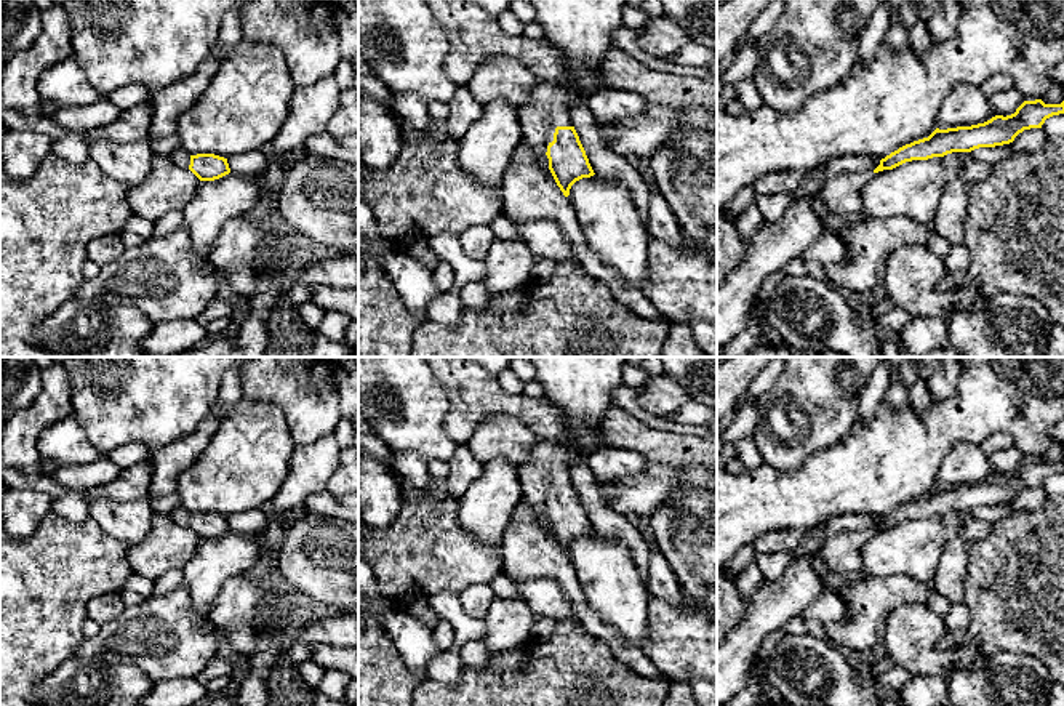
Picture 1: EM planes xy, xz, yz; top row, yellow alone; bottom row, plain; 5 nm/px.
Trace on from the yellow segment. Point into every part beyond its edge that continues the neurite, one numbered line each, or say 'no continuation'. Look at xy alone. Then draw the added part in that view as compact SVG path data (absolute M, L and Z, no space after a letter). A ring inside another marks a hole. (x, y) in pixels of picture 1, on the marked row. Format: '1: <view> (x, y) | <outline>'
1: xy (180, 157) | M178 147L174 152L171 152L170 160L178 168L189 168L189 165L190 165L190 154L187 154L182 147Z

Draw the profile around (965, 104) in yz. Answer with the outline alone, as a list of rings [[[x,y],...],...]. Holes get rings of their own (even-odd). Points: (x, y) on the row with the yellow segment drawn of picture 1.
[[[957,85],[944,98],[938,110],[939,130],[971,126],[995,117],[989,96],[974,85]]]

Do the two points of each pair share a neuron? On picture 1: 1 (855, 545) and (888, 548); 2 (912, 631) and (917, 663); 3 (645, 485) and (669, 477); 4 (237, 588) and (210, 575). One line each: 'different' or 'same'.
1: different
2: same
3: same
4: different

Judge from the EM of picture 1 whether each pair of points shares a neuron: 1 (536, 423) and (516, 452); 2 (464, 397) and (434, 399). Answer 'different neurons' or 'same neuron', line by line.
1: different neurons
2: different neurons

